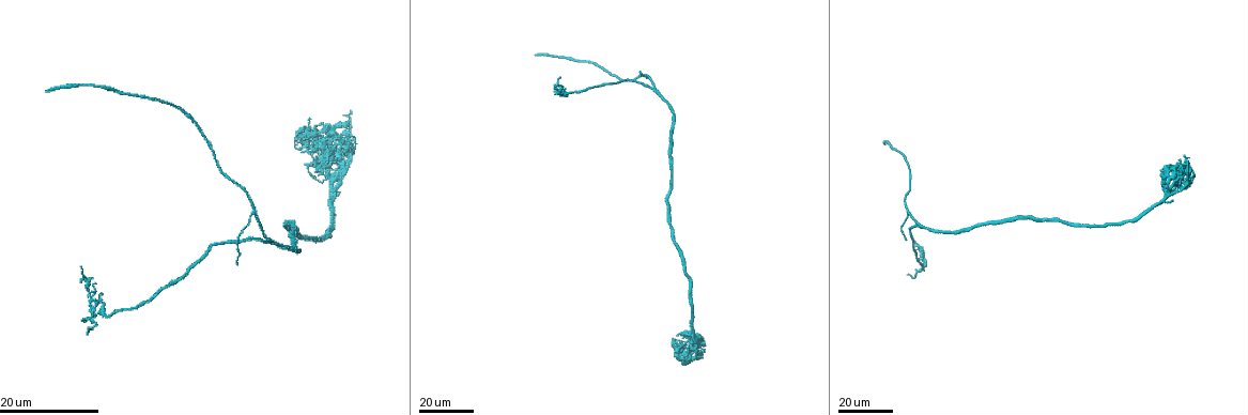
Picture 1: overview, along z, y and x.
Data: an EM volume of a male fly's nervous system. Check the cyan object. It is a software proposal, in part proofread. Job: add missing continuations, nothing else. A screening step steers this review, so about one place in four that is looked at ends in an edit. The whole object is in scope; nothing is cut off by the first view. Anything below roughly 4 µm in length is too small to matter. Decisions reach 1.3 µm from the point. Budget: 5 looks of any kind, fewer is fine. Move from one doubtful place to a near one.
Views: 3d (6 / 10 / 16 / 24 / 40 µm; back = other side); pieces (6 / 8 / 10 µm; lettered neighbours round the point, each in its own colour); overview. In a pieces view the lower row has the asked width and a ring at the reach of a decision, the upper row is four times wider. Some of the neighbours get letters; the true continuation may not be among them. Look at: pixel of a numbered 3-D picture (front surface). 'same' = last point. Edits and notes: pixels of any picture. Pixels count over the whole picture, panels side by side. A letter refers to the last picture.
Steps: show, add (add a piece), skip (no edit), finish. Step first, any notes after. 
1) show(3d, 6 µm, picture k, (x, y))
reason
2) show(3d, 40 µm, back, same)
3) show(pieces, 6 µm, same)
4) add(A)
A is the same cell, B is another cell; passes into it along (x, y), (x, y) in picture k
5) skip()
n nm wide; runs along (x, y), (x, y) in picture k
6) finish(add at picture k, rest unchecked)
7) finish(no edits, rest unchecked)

show(3d, 24 µm, picture 1, (1171, 199))

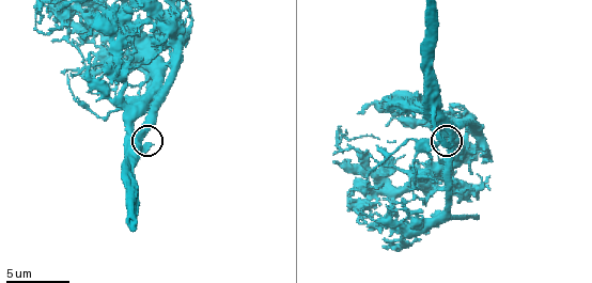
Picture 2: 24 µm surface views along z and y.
show(pieces, 8 µm, picture 2, (148, 144))

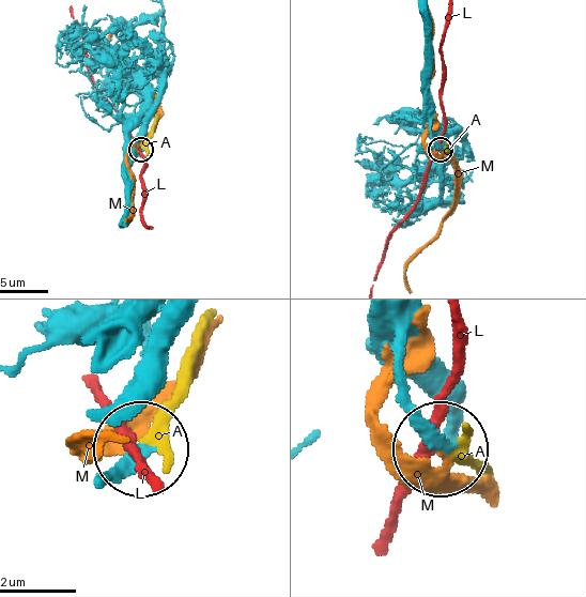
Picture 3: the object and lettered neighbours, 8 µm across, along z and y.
add(A)
A is the same cell, L and M are other cells; passes into it along (98, 475), (143, 449), (201, 325) in picture 3; the cell continues

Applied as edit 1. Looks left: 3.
show(overview)
redraw

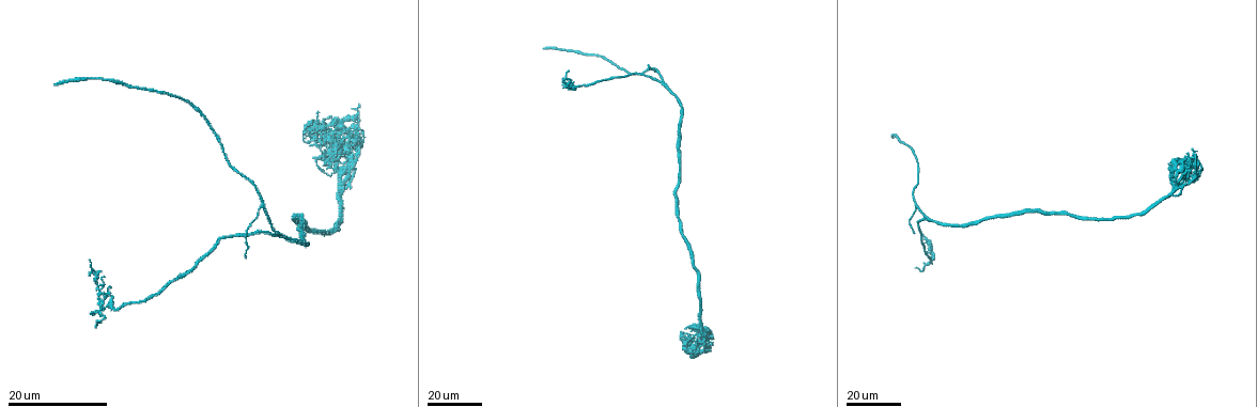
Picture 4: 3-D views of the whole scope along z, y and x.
show(3d, 24 µm, picture 4, (710, 343))
an open end

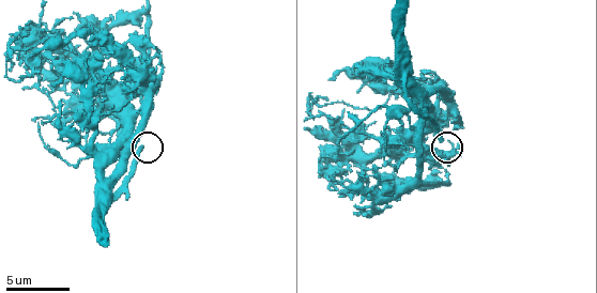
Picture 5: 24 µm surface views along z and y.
show(pieces, 10 µm, picture 5, (141, 147))

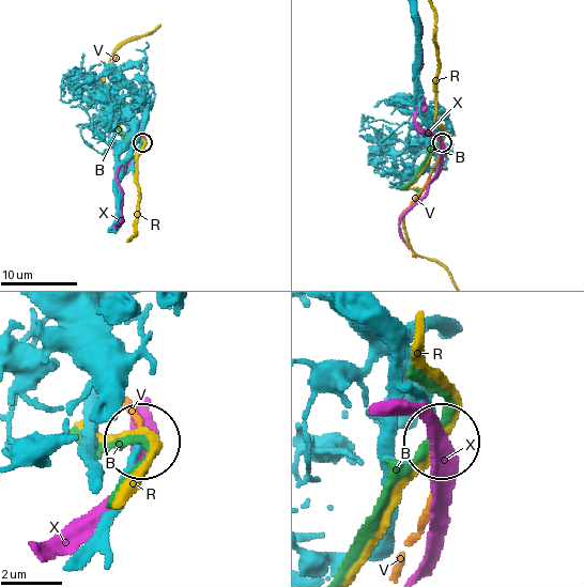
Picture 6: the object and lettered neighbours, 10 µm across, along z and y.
add(V)
V is the same cell, B, R and X are other cells; passes into it along (401, 389), (444, 459), (398, 573) in picture 6; it goes on there

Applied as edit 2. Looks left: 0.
finish(add at picture 3, add at picture 6, rest unchecked)

